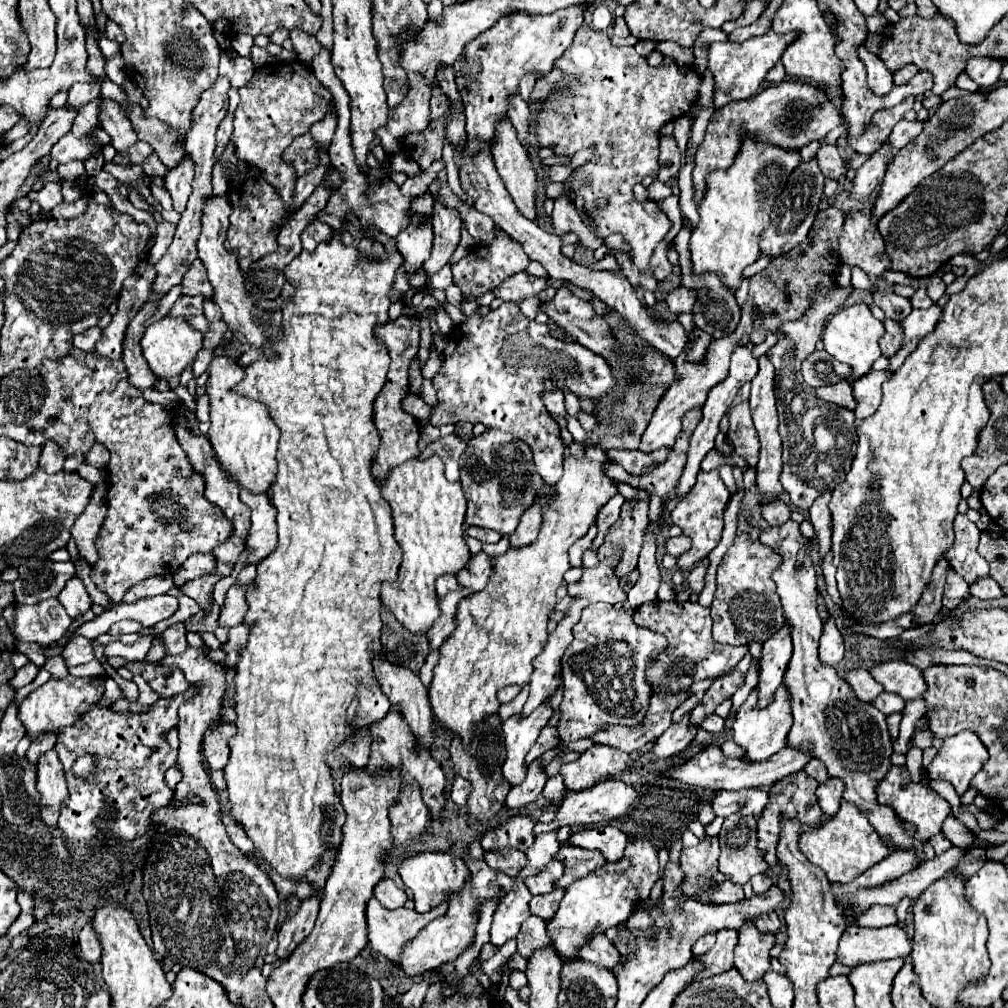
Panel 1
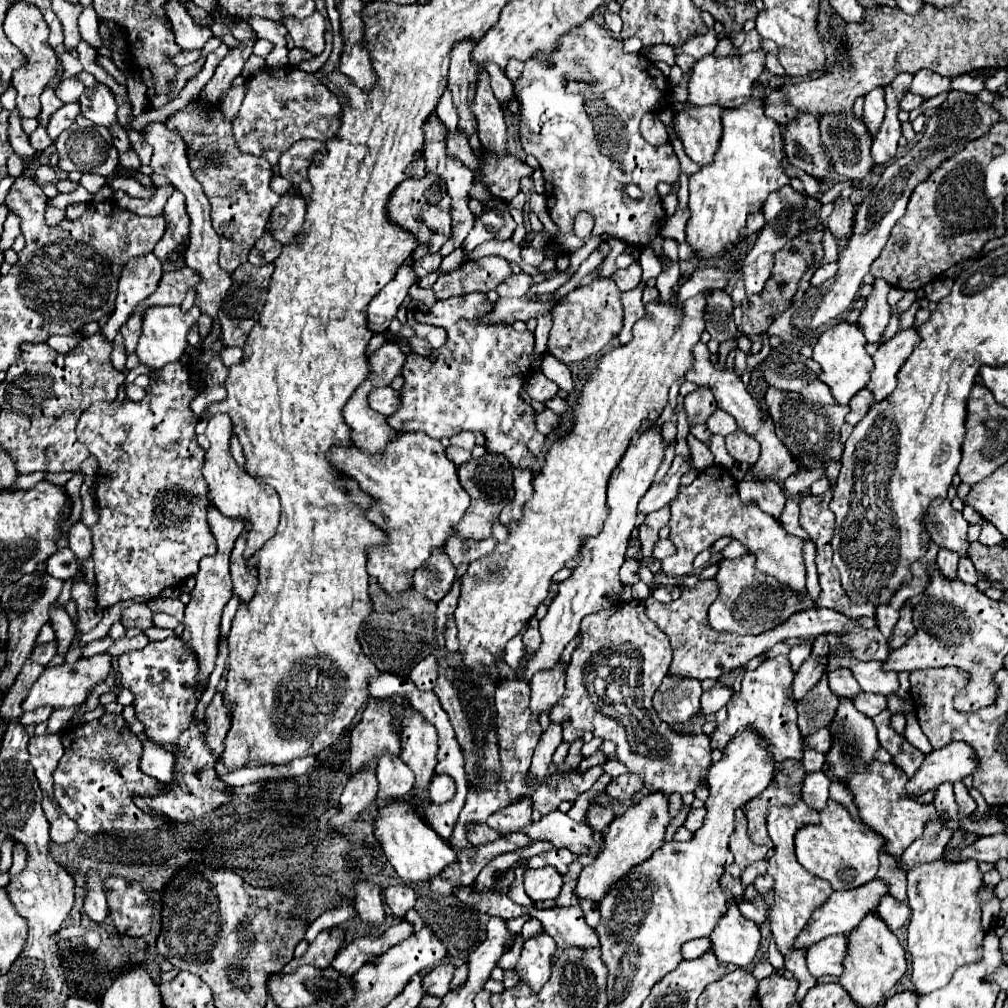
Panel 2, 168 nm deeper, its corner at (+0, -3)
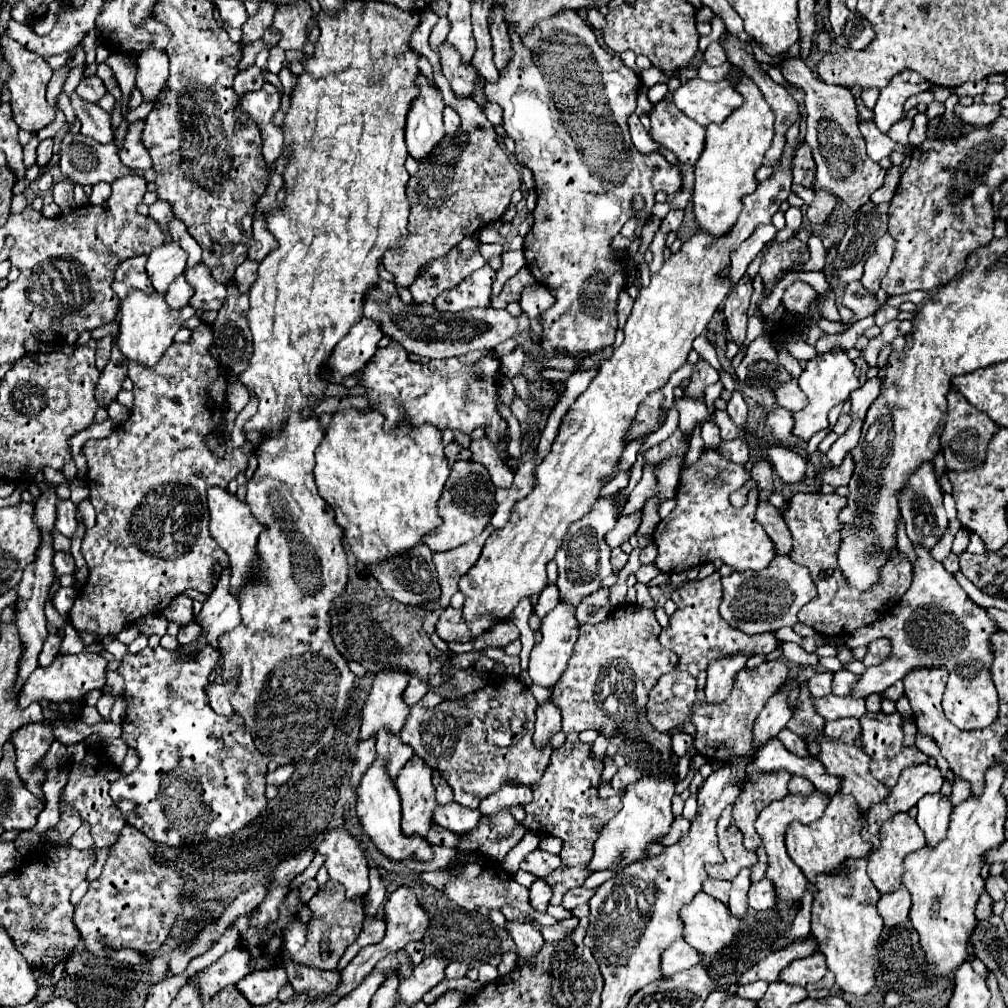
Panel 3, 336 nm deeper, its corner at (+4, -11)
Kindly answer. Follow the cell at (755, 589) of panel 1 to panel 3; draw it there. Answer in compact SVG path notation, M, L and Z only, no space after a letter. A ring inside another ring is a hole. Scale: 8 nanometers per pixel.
M786 555L774 557L774 563L770 567L758 571L734 571L728 577L722 577L722 603L720 603L720 615L730 625L738 627L744 633L756 635L766 631L776 631L780 627L792 627L798 623L796 615L802 609L804 603L814 599L816 595L816 583L806 571L806 567L800 567L796 563L790 563Z

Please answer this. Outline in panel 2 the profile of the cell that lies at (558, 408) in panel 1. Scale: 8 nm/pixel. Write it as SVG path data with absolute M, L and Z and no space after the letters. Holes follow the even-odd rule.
M534 371L526 377L526 383L524 383L524 389L528 393L528 397L532 401L540 401L540 403L546 403L550 399L556 397L558 393L558 385L554 381L550 381L548 377L544 377L542 371Z

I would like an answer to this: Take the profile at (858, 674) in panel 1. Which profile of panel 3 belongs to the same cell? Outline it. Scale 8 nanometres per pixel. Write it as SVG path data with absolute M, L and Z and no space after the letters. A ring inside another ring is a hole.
M824 671L824 673L816 673L808 679L808 689L814 697L824 697L830 695L830 685L832 685L832 673Z

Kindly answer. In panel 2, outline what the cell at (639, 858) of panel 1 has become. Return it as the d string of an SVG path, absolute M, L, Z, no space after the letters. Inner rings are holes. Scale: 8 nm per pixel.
M652 793L648 797L640 797L636 801L636 805L632 805L624 815L620 815L618 819L614 819L610 823L608 833L604 835L606 849L594 859L594 863L590 863L582 869L582 873L578 877L578 885L576 885L576 897L590 899L590 901L594 901L594 907L598 907L598 903L608 895L608 891L612 891L612 887L614 887L614 883L618 883L618 879L622 879L626 873L630 873L630 869L636 867L638 863L650 859L650 855L654 851L658 851L658 847L662 847L668 821L670 821L670 815L668 815L666 795Z

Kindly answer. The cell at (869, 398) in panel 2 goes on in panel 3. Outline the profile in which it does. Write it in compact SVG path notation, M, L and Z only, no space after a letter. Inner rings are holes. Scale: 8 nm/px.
M846 401L844 403L844 409L842 409L842 413L840 413L840 417L838 417L838 421L836 421L836 425L834 425L832 431L836 435L842 435L850 427L850 423L852 423L852 417L850 417L850 401Z

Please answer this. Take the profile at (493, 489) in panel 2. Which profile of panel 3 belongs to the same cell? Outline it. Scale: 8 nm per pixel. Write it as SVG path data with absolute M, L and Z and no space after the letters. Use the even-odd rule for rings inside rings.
M456 461L452 465L452 473L450 479L446 481L446 487L442 489L442 499L438 501L438 515L442 515L442 523L434 531L426 533L422 537L422 543L430 547L430 551L434 553L460 547L484 531L494 511L496 511L494 485L490 481L486 467L472 461Z

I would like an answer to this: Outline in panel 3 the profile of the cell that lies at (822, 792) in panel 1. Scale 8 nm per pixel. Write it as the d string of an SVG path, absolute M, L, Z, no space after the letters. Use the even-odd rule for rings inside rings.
M792 777L790 783L788 783L788 791L790 793L804 793L804 795L808 795L808 793L814 791L814 785L806 777Z

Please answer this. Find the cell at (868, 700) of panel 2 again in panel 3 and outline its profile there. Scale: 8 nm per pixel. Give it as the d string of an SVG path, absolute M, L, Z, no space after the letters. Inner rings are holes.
M826 695L826 699L812 697L812 705L816 713L822 715L826 721L838 719L838 717L860 719L866 713L864 699L852 699L852 697L836 697L836 695Z

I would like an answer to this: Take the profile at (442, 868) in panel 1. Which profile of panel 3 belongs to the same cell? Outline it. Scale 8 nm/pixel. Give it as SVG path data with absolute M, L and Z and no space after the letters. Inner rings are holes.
M376 759L370 765L370 771L366 771L366 775L362 777L356 793L358 793L356 813L358 813L360 825L364 827L364 833L372 839L372 843L386 857L390 857L394 861L400 861L400 859L406 859L406 857L414 857L414 859L420 859L420 861L432 859L432 849L430 849L426 839L406 837L400 829L400 795L398 795L394 779L390 779L386 775L386 763Z

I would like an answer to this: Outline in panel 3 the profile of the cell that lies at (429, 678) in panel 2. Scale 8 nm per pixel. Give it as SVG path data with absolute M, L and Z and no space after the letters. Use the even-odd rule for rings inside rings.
M412 677L402 697L404 697L404 701L406 701L408 705L414 705L414 703L418 703L418 701L428 693L428 689L430 689L430 687L426 687L420 679L414 679L414 677Z

